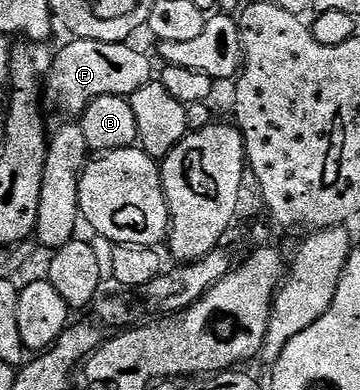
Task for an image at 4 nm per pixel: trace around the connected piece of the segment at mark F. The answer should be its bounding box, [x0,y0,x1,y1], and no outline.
[45,40,153,114]

